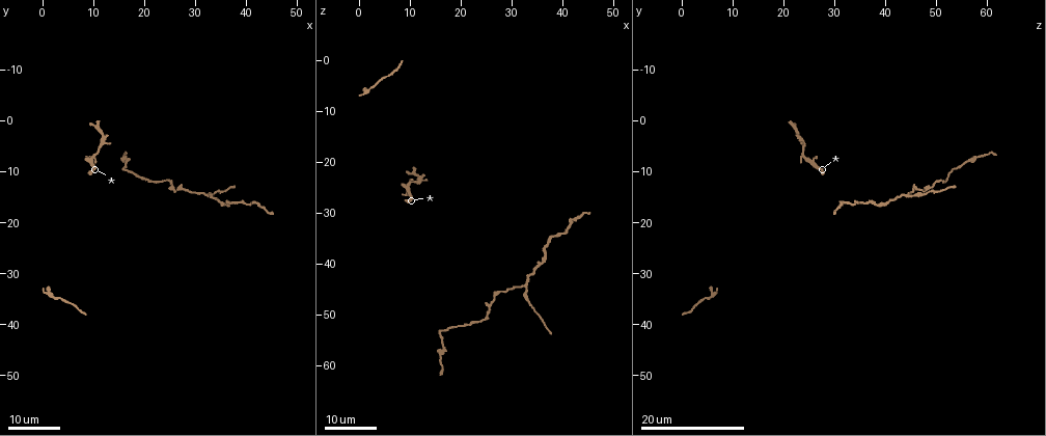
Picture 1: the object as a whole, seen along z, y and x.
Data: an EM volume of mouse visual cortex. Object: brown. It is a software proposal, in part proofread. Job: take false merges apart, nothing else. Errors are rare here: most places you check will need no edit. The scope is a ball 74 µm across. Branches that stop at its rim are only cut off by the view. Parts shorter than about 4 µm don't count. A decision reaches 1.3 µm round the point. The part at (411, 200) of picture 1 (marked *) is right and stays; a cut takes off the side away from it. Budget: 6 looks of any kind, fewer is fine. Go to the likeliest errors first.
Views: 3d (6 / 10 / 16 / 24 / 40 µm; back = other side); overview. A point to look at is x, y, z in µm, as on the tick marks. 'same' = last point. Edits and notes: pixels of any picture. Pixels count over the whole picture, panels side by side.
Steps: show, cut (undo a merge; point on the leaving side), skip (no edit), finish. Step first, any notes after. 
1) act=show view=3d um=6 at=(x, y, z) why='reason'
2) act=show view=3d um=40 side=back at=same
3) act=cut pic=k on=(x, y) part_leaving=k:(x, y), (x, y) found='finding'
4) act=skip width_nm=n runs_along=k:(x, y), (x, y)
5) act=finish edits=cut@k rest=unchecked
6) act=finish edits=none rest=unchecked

act=show view=3d um=16 at=(2.0, 34.5, 5.5) why='sudden change in width'

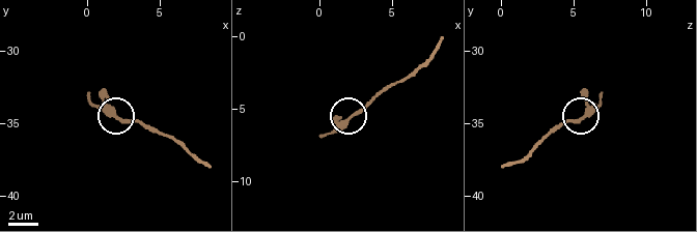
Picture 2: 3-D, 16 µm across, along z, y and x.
act=show view=3d um=6 at=(2.0, 34.6, 5.8)

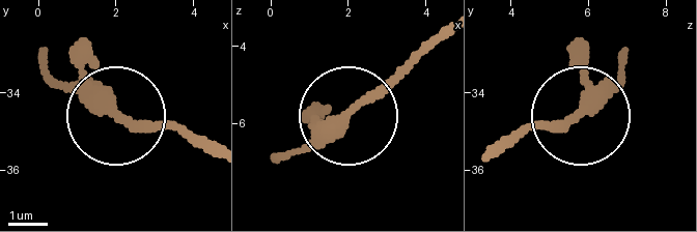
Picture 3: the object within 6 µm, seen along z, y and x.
act=skip width_nm=320 found='continuous, no second neuron'

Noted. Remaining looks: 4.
act=show view=3d um=16 at=(21.5, 11.5, 52.0) why='sudden change in width'

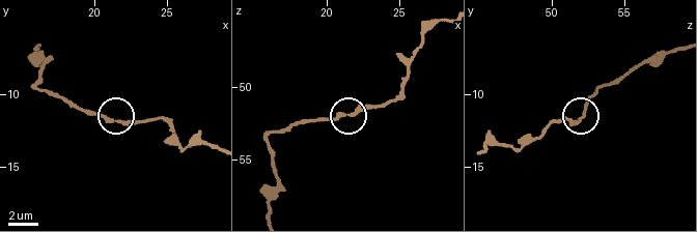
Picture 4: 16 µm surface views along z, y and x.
act=show view=3d um=10 at=(21.4, 12.0, 52.0)

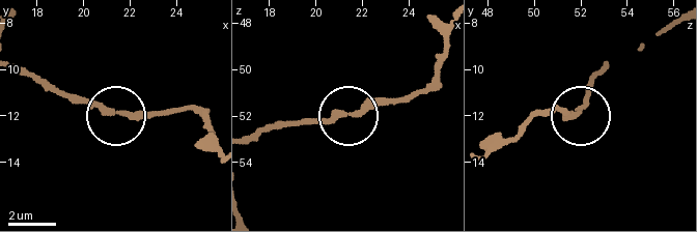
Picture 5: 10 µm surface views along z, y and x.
act=skip found='one neuron here'

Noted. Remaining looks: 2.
act=show view=3d um=16 at=(16.5, 8.0, 56.0) why='thick turns thin'

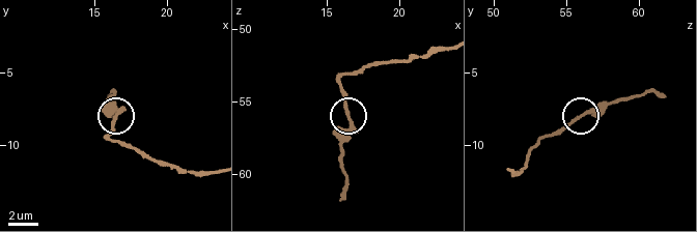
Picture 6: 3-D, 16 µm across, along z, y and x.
act=show view=3d um=6 at=(16.6, 8.0, 56.2)

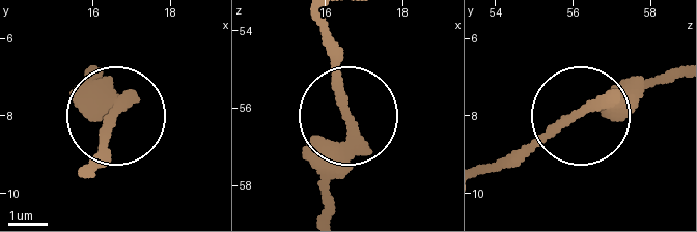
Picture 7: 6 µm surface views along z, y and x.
act=skip runs_along=7:(325, 21), (344, 120), (325, 209) found='one neuron here'

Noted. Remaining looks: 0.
act=finish edits=none rest=unchecked

